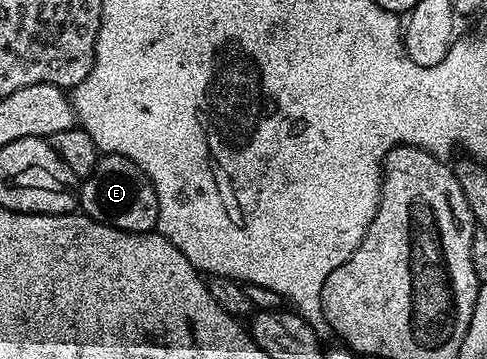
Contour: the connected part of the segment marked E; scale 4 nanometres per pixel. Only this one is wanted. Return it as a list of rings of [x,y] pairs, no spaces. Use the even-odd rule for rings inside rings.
[[[104,154],[91,175],[82,180],[79,188],[79,207],[82,214],[98,223],[108,223],[122,231],[138,235],[154,232],[159,225],[159,202],[149,177],[129,157]]]

